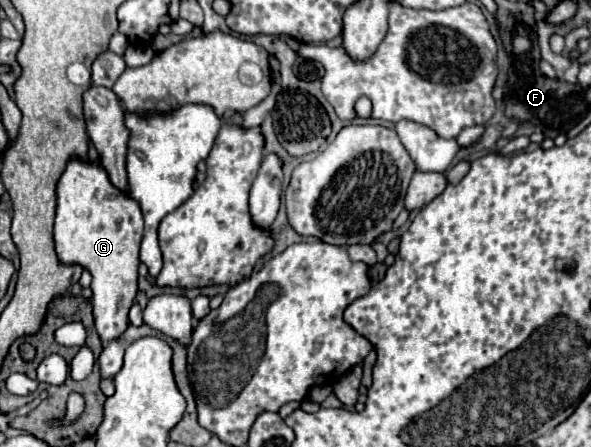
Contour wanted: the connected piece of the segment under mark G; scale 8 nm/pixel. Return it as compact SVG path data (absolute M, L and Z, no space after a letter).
M72 156L62 172L56 188L58 204L56 204L56 222L54 222L54 242L58 260L66 266L82 266L92 274L92 308L94 308L94 324L102 340L116 340L128 326L128 310L136 298L138 290L138 248L144 234L144 218L138 202L130 198L130 194L122 194L122 190L114 190L106 170L98 162L82 160Z

